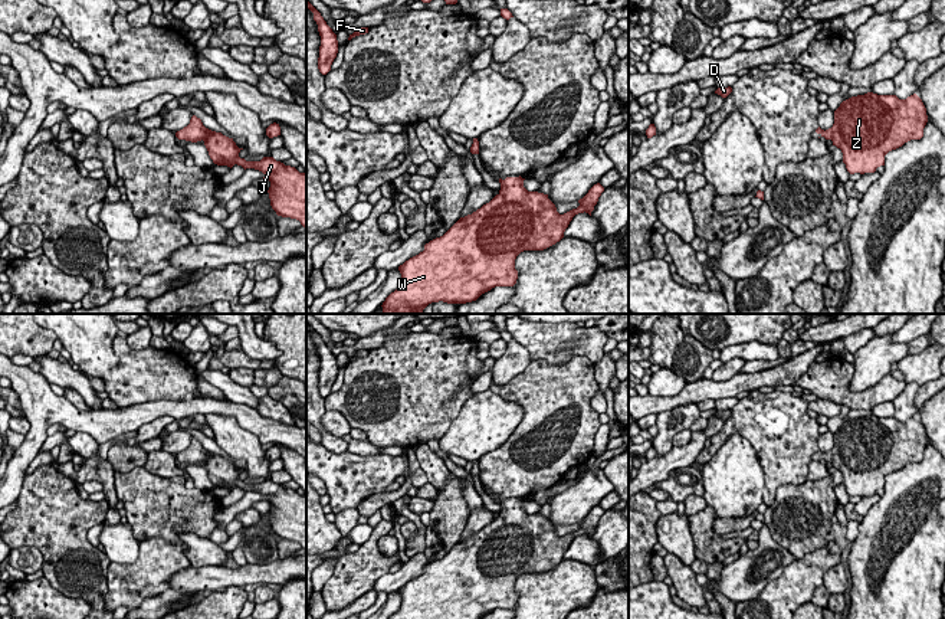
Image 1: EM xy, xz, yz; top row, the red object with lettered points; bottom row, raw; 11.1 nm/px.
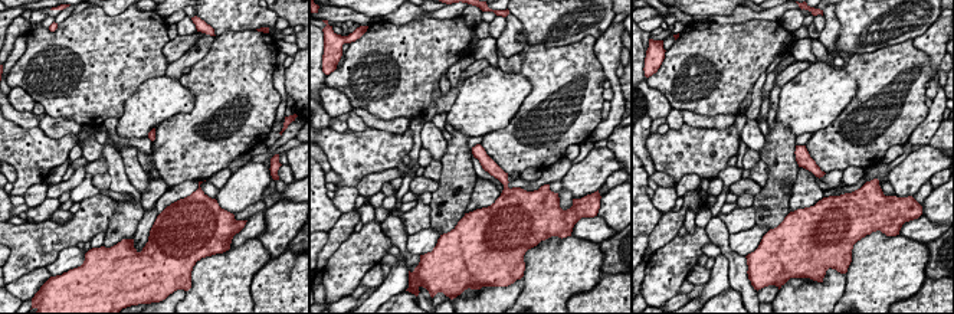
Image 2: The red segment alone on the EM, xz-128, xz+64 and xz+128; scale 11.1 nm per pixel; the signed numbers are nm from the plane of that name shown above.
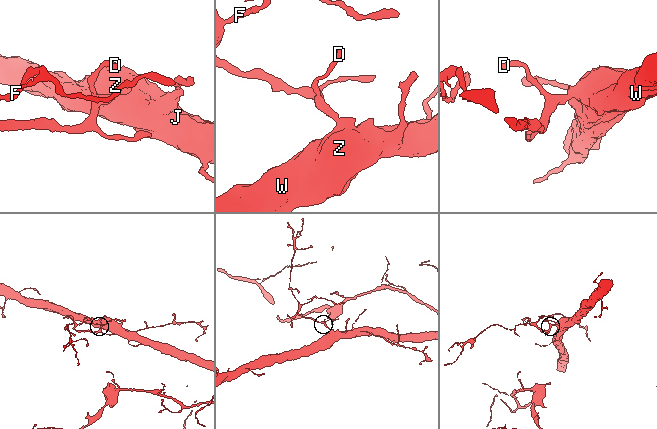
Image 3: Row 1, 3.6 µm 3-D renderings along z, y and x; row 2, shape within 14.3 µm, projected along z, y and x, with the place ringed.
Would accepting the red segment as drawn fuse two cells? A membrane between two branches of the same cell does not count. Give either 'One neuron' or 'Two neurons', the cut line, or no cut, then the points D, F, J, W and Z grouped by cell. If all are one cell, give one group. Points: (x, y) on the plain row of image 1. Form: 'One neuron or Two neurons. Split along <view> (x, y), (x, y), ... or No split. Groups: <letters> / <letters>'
One neuron. No split. Groups: D F J W Z

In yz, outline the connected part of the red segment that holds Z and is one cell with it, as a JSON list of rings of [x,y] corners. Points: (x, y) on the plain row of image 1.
[[[867,415],[843,423],[834,433],[833,449],[826,453],[818,449],[816,455],[831,462],[833,468],[841,472],[843,485],[850,497],[864,497],[875,495],[877,489],[885,488],[885,478],[889,474],[910,462],[921,462],[926,445],[926,430],[916,416],[899,422],[896,417]]]

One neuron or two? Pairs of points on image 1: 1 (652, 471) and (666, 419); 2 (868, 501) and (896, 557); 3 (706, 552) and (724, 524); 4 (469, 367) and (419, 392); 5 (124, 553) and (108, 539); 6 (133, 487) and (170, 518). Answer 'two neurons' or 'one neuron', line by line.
1: two neurons
2: two neurons
3: two neurons
4: one neuron
5: one neuron
6: one neuron

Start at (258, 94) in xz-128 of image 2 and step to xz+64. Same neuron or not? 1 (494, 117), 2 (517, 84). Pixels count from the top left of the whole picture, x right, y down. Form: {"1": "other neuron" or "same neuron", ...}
{"1": "other neuron", "2": "other neuron"}

